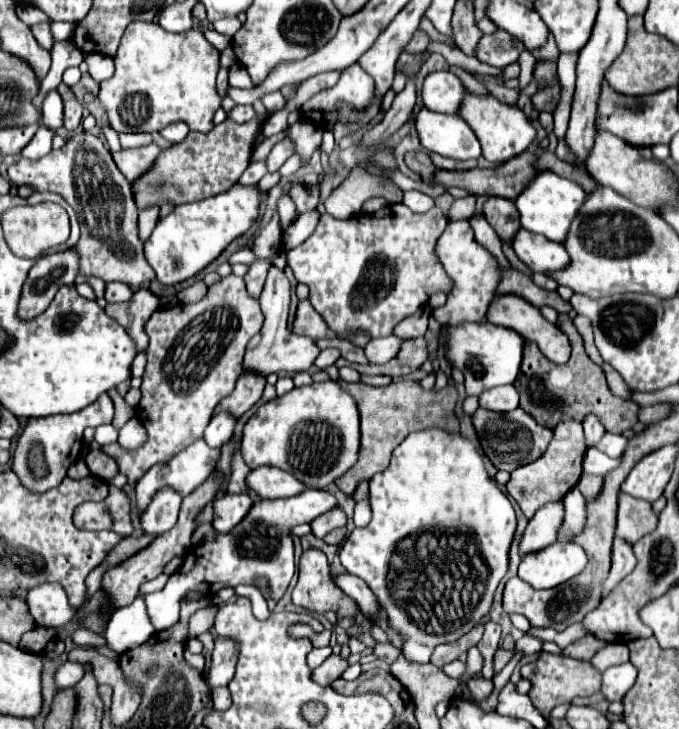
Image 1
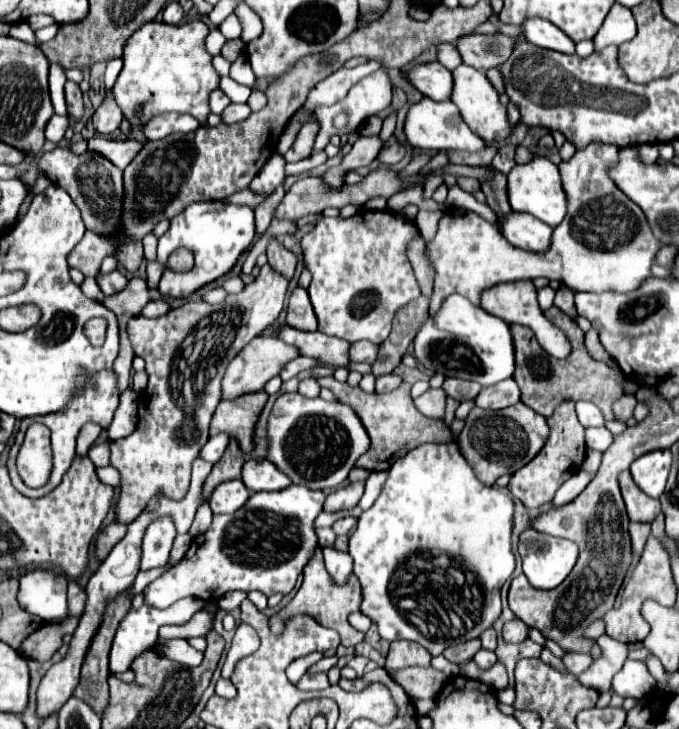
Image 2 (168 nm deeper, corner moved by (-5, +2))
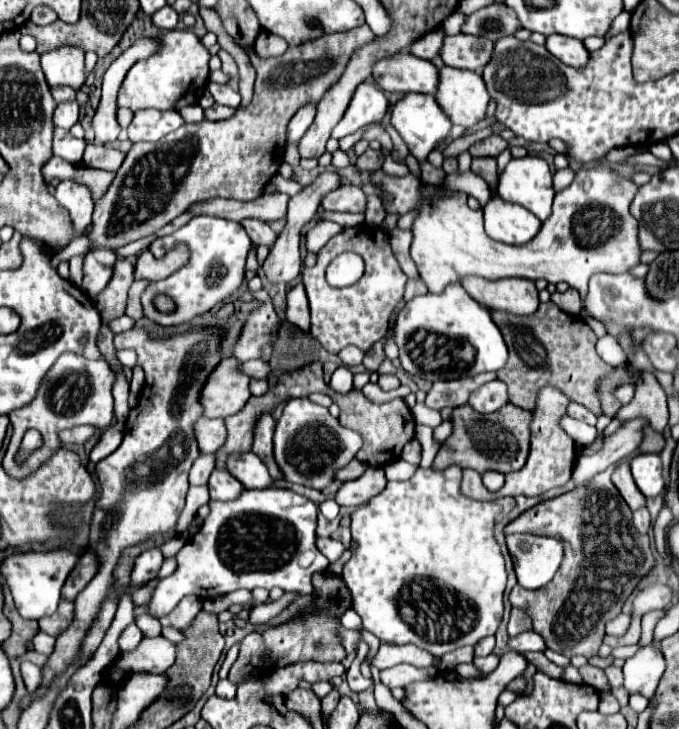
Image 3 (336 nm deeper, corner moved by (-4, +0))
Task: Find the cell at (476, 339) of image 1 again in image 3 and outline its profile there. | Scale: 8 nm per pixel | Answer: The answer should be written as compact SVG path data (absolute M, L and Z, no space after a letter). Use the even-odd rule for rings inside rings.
M448 284L440 294L424 294L406 302L394 324L394 342L400 348L400 364L410 376L424 380L452 380L500 370L508 350L488 308L478 304L460 284ZM452 358L452 370L450 370Z

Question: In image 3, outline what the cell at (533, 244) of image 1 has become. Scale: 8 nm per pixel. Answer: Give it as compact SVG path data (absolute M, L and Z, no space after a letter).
M492 196L482 212L486 234L506 244L524 244L534 238L542 226L542 222L530 210L510 204L500 196Z

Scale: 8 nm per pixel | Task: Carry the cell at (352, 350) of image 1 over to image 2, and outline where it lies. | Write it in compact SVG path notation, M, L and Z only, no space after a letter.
M283 326L277 336L295 344L303 356L313 356L333 366L345 366L349 362L351 344L347 340L333 338L323 332L299 332L291 326Z

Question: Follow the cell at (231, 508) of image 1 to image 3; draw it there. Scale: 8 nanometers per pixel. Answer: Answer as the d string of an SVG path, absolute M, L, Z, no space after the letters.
M214 468L210 474L210 480L208 480L208 490L210 490L212 500L234 500L234 498L238 498L238 494L244 488L226 470Z

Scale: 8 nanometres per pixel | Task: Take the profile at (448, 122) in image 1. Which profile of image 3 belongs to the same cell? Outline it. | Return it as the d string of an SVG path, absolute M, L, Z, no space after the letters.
M406 94L402 100L398 100L392 106L392 114L390 114L390 122L392 126L398 130L398 134L404 138L404 142L410 146L412 154L422 162L426 158L426 154L432 150L434 142L440 142L448 136L452 124L446 118L446 114L442 112L442 108L438 106L438 102L434 100L432 94Z

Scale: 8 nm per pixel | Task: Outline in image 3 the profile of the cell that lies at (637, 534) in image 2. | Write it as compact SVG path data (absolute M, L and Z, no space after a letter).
M646 506L638 508L634 512L634 526L636 526L638 532L648 532L648 528L650 528L650 514L648 514Z

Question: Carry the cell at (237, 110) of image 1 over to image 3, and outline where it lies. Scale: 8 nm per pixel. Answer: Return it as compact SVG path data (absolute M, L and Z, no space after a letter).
M214 104L212 108L206 108L204 110L204 118L206 120L226 120L234 114L234 108L228 108L228 106L220 106L220 104Z

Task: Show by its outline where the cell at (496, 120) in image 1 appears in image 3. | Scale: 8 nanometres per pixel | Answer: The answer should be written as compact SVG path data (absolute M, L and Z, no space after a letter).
M444 66L438 72L436 100L452 124L470 128L486 114L488 90L480 74Z

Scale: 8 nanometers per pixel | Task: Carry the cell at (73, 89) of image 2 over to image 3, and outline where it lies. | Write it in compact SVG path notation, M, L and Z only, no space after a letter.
M52 86L50 92L52 92L52 98L56 102L68 102L68 100L76 98L76 90L70 86Z

